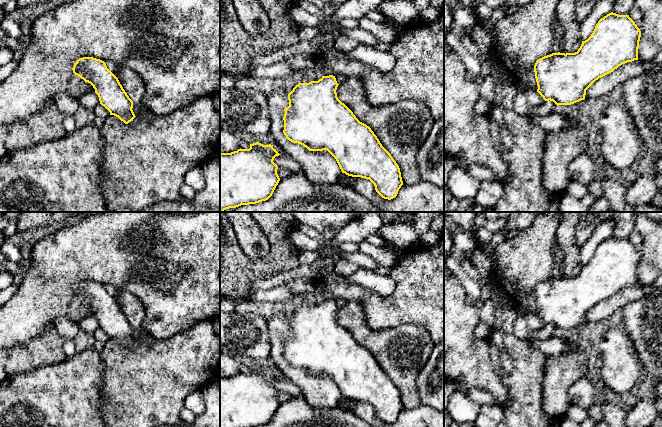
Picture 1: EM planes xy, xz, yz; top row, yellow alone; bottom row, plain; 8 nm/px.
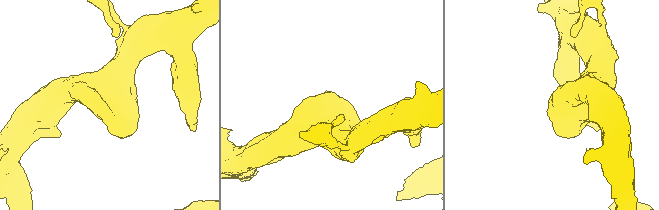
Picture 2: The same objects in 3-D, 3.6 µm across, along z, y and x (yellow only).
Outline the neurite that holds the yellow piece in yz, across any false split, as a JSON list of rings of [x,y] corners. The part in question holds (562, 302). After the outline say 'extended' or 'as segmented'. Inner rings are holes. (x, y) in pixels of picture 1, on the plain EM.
[[[609,237],[575,277],[552,277],[534,289],[537,316],[557,330],[585,323],[586,314],[622,288],[638,284],[641,255],[629,239]]]; as segmented

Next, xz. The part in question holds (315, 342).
[[[333,299],[296,309],[288,318],[283,357],[289,365],[301,368],[309,375],[327,374],[336,383],[342,397],[369,403],[382,422],[391,424],[403,409],[400,392],[371,352],[360,346],[338,323],[338,309]]]; as segmented

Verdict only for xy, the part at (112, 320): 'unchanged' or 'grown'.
unchanged

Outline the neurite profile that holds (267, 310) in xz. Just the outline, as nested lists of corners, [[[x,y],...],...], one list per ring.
[[[444,232],[435,245],[421,246],[407,250],[388,275],[396,283],[390,296],[377,295],[369,289],[349,282],[346,277],[332,272],[316,279],[312,292],[300,293],[283,303],[256,302],[245,299],[235,300],[234,312],[254,313],[267,321],[276,316],[289,318],[299,307],[318,305],[323,300],[344,299],[359,304],[365,314],[368,326],[383,330],[411,323],[426,328],[432,341],[437,344],[444,340]]]

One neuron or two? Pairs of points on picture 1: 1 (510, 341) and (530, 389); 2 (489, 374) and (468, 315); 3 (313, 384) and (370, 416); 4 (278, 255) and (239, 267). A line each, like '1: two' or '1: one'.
1: one
2: one
3: two
4: one

